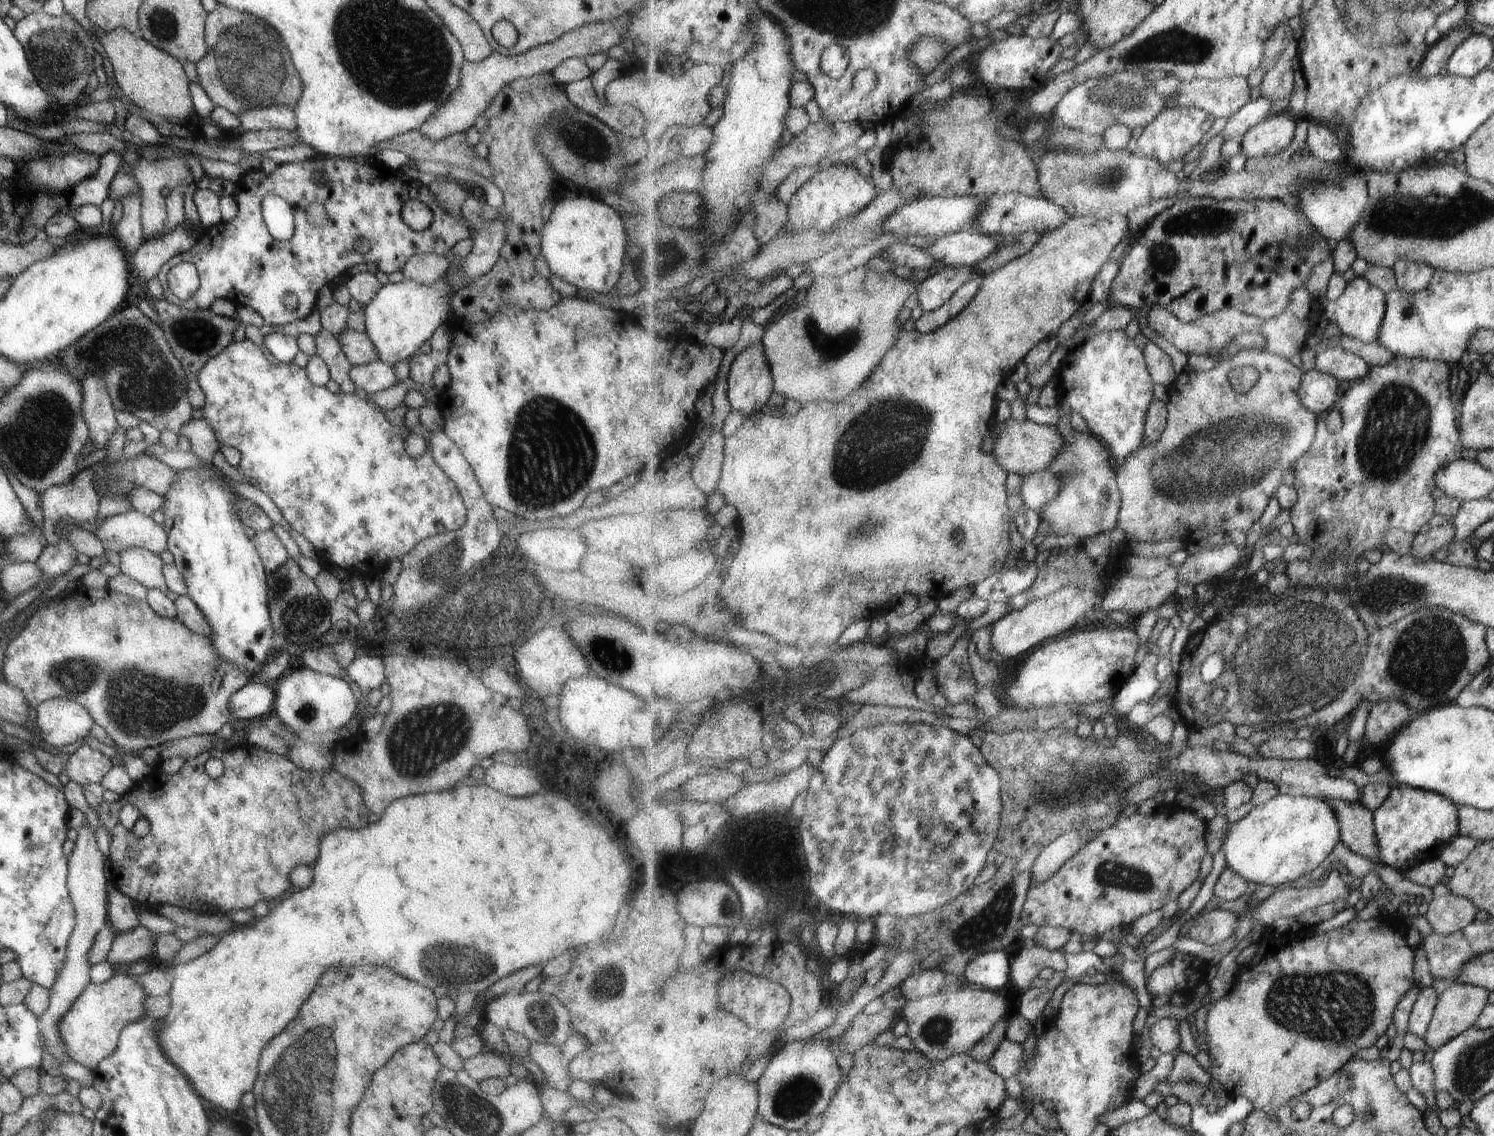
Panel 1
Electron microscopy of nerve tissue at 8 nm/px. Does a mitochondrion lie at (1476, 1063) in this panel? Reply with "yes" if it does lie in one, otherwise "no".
yes

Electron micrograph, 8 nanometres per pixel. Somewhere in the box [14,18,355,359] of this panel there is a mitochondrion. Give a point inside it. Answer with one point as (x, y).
(60, 54)

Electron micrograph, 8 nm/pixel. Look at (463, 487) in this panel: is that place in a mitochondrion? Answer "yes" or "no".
no

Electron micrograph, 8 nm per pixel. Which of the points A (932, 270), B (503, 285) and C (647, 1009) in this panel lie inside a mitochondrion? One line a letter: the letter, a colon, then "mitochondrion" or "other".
A: other
B: other
C: other

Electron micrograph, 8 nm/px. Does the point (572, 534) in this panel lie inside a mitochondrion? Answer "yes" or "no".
no

